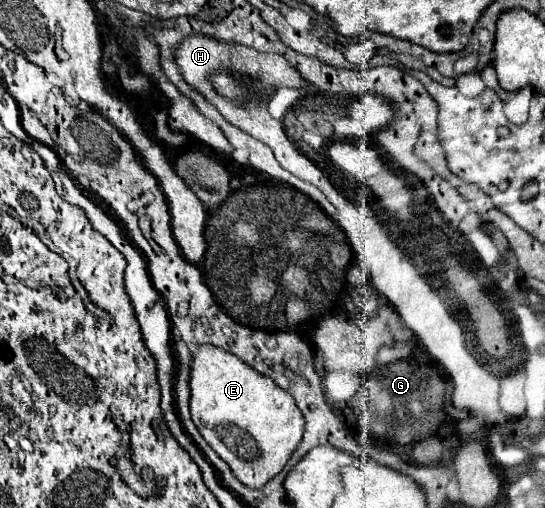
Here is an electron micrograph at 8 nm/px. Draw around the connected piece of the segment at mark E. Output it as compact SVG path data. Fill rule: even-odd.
M200 344L192 352L188 386L192 422L244 486L262 488L286 466L304 432L304 418L288 392L212 344Z

